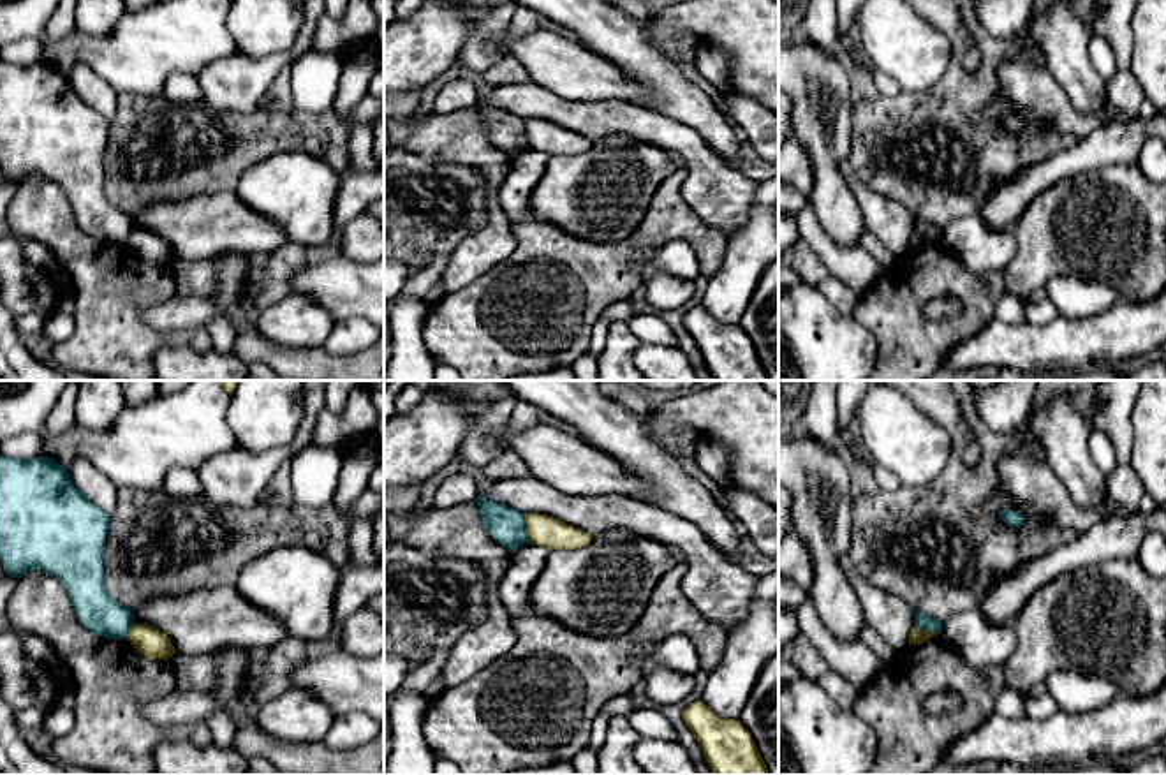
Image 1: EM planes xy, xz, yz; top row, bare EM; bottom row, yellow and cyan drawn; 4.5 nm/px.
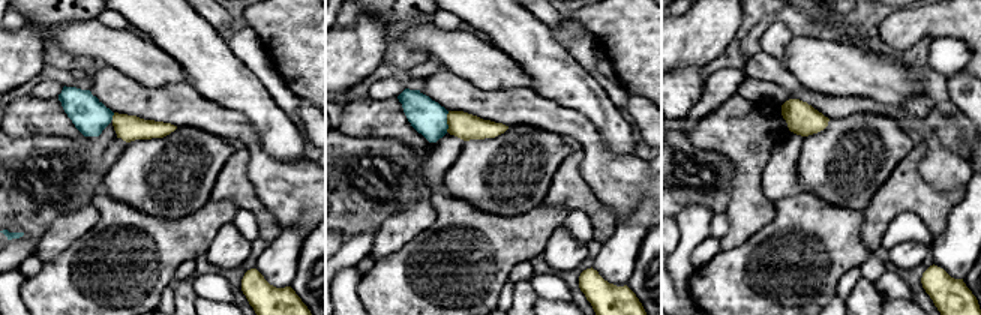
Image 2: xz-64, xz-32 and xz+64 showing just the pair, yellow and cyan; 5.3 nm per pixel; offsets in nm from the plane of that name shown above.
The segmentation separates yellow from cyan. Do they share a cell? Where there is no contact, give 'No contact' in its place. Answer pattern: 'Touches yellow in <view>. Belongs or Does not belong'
Touches yellow in xz. Does not belong

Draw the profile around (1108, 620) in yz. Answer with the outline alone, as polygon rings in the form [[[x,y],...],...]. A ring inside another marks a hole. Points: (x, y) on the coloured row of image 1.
[[[1138,558],[1078,567],[1041,587],[1013,620],[1018,646],[1002,666],[1004,682],[1027,690],[1059,669],[1076,669],[1113,682],[1120,694],[1147,698],[1166,683],[1166,578],[1152,576]]]

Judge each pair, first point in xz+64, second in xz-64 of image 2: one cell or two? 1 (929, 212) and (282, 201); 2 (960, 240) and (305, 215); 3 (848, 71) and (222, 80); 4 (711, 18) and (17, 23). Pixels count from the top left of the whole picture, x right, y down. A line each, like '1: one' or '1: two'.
1: two
2: two
3: two
4: two

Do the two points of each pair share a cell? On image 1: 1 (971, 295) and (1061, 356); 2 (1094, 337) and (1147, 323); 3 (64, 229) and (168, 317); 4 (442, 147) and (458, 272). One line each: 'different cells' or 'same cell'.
1: different cells
2: different cells
3: different cells
4: same cell

